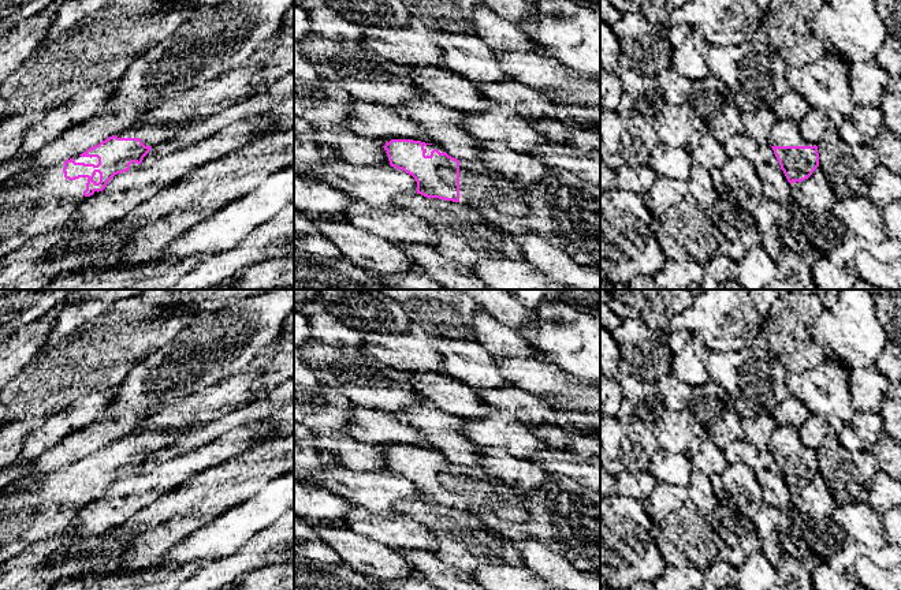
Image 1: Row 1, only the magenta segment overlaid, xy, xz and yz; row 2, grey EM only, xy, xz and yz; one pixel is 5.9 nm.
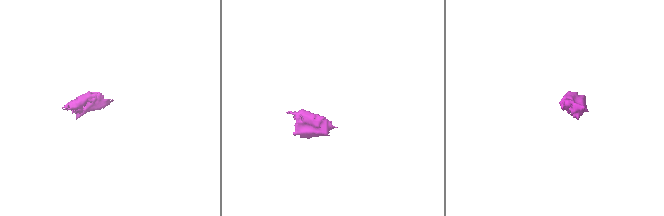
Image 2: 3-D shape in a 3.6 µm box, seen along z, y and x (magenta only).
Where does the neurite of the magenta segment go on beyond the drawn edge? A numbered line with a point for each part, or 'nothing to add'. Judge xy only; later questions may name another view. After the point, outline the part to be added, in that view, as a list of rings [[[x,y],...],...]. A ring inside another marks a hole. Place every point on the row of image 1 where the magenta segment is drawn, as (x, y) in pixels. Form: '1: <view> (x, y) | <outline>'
1: xy (151, 135) | [[[189,124],[167,126],[138,126],[116,134],[118,138],[139,138],[145,146],[157,146],[163,142],[186,137]]]

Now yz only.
1: yz (785, 133) | [[[793,119],[778,120],[768,135],[771,146],[813,146],[798,131],[798,122]]]

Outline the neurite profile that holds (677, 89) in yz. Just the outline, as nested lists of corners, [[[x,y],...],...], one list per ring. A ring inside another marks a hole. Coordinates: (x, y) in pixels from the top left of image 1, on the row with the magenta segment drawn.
[[[671,66],[662,70],[655,79],[664,97],[664,104],[680,105],[690,101],[693,82],[680,75]]]

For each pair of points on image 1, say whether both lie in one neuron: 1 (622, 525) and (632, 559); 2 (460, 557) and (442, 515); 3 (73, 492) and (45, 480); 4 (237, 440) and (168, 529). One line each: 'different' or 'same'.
1: same
2: same
3: same
4: different

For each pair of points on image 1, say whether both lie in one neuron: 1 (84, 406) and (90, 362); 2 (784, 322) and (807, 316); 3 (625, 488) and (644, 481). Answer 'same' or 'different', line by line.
1: different
2: same
3: same

